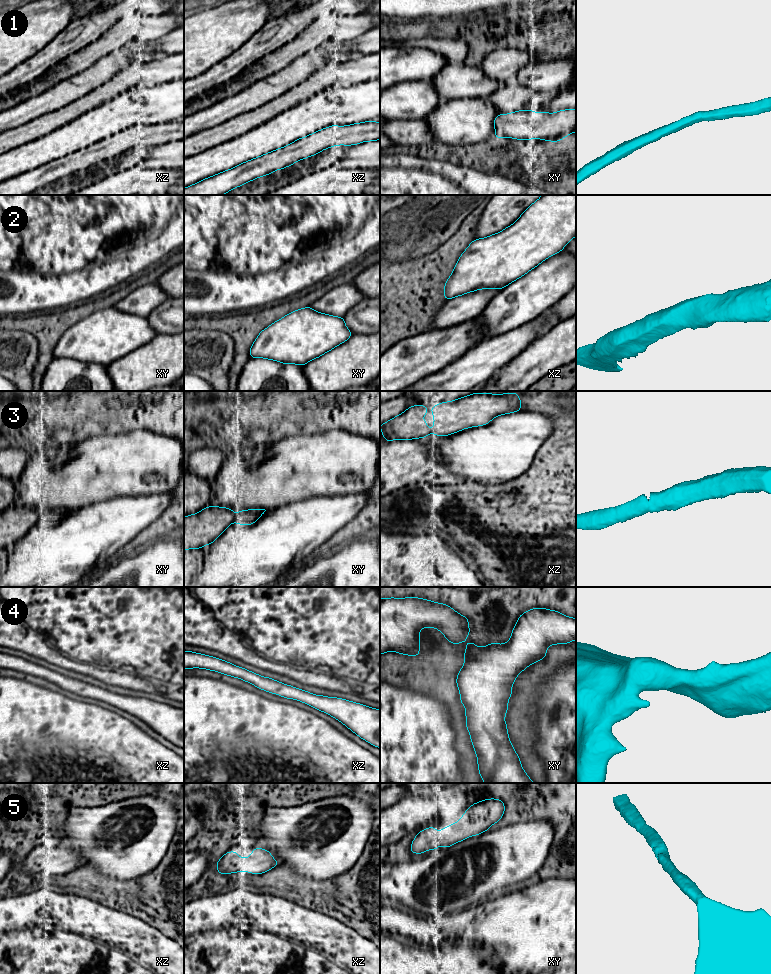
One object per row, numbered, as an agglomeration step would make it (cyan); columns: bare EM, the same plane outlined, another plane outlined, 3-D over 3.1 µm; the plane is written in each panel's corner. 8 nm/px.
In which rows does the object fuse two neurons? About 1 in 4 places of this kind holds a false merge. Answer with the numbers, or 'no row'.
no row

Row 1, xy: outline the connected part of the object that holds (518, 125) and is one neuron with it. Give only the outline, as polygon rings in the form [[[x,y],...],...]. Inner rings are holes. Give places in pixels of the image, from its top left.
[[[565,109],[560,110],[555,113],[548,113],[548,112],[537,112],[534,113],[535,110],[520,110],[515,111],[508,114],[498,114],[497,117],[494,119],[494,133],[495,138],[513,138],[517,140],[533,140],[535,137],[539,140],[547,140],[551,142],[557,142],[562,140],[564,137],[576,132],[576,109]]]

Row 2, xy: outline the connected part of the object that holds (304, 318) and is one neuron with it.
[[[311,307],[300,308],[295,310],[283,318],[275,321],[266,329],[263,329],[250,347],[250,358],[264,358],[268,360],[278,361],[282,364],[296,364],[304,366],[309,361],[321,357],[326,352],[347,341],[353,334],[346,327],[343,317],[337,317],[321,312],[317,312]]]

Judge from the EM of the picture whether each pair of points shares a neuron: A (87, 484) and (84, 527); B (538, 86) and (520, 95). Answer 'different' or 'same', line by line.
A: different
B: different

